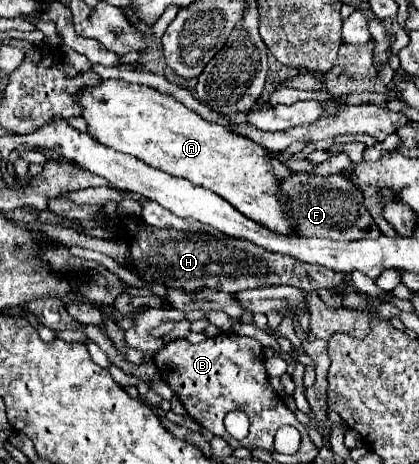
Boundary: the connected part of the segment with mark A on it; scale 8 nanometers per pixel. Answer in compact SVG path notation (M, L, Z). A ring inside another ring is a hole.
M101 80L93 88L85 88L77 94L77 104L83 110L83 120L87 122L87 132L91 138L107 148L131 154L153 168L159 168L171 176L187 178L195 186L203 186L225 198L247 218L263 224L265 228L281 234L293 234L293 226L287 220L287 212L279 206L279 180L271 172L271 160L265 156L265 148L253 140L233 134L227 128L203 120L197 112L183 106L169 94L161 94L151 86L127 84L125 80Z

